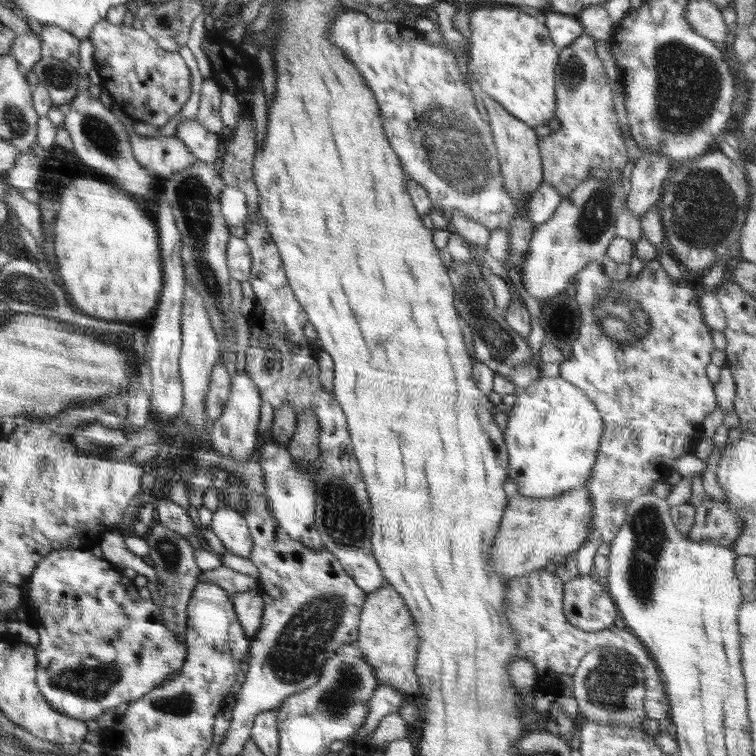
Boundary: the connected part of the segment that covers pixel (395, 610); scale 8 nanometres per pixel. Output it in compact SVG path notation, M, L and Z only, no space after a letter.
M392 584L378 588L376 592L367 593L358 623L358 650L362 660L374 670L378 685L388 684L409 698L420 690L420 680L414 670L416 653L418 653L418 634L416 624L408 612L404 600L394 590Z

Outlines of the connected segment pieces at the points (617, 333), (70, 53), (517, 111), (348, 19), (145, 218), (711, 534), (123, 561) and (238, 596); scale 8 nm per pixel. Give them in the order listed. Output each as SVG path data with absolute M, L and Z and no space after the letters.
M600 260L589 263L581 272L576 274L573 279L575 285L575 300L580 306L580 328L578 338L572 343L572 356L568 360L564 360L559 365L560 377L566 382L578 386L588 400L596 406L596 410L600 412L604 422L604 430L600 437L598 454L596 455L596 463L592 467L590 478L586 485L590 489L590 499L593 501L594 516L592 516L592 525L595 532L601 537L601 543L611 543L614 540L618 529L622 526L625 519L627 505L636 496L642 493L650 493L654 484L667 480L673 471L672 464L682 455L690 455L694 453L694 449L703 437L702 422L707 414L713 412L718 406L716 404L716 394L712 381L707 377L707 367L711 363L711 354L714 351L712 344L711 329L704 322L703 314L699 308L699 293L690 288L689 279L674 280L670 278L661 264L656 260L652 260L648 265L644 266L643 271L635 280L610 280L603 272Z
M48 23L38 27L37 33L45 54L68 62L70 66L78 70L78 67L80 67L79 46L81 43L78 38L72 37L66 30Z
M518 7L480 8L470 12L470 70L476 89L496 100L506 112L526 122L542 126L556 114L555 70L560 48L552 42L543 18L521 12Z
M354 9L338 13L327 29L326 37L348 60L352 60L356 72L360 72L366 86L372 90L388 142L396 152L404 174L426 189L433 208L446 214L458 209L490 230L505 230L514 215L518 215L518 204L514 204L504 188L491 127L478 112L477 95L464 82L456 56L442 44L433 45L421 33L402 23L377 22Z
M93 172L74 177L60 198L54 234L58 274L76 310L122 324L151 318L163 290L159 235L148 209L130 193Z
M714 499L702 501L695 508L695 520L686 538L694 542L716 542L720 546L731 546L742 534L742 519L729 510L726 501Z
M114 530L106 532L98 540L98 544L103 552L103 558L113 564L123 565L125 568L132 568L137 574L147 577L150 586L160 584L156 580L156 572L152 565L148 565L142 557L136 556L126 548L124 534Z
M256 587L250 591L234 593L231 595L231 599L236 616L246 631L246 639L250 642L254 641L254 637L260 629L262 611L264 611L260 588Z

